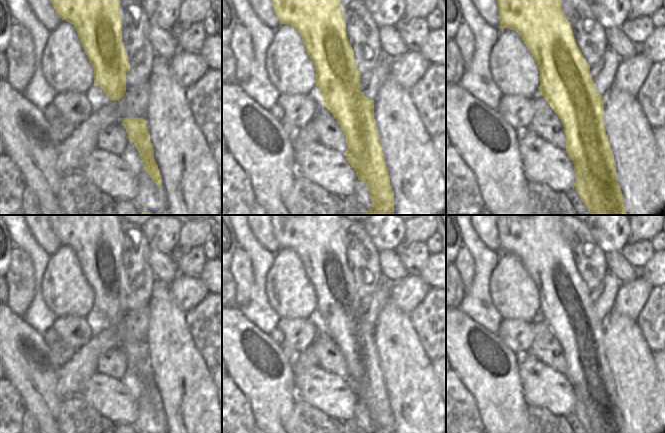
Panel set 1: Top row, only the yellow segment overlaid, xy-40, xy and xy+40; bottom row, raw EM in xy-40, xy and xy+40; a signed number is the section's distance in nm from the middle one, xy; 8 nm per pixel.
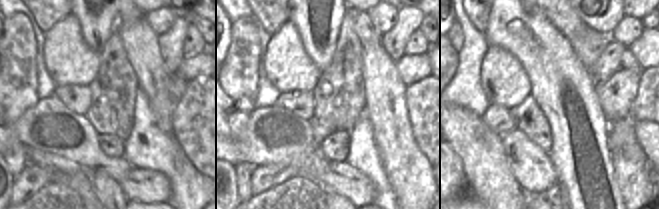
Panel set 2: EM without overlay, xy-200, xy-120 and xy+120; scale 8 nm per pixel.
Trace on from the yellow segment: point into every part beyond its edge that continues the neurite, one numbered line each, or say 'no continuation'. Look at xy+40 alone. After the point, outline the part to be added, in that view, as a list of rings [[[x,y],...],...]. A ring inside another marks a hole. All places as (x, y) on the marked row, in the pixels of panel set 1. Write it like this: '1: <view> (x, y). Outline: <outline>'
no continuation.

